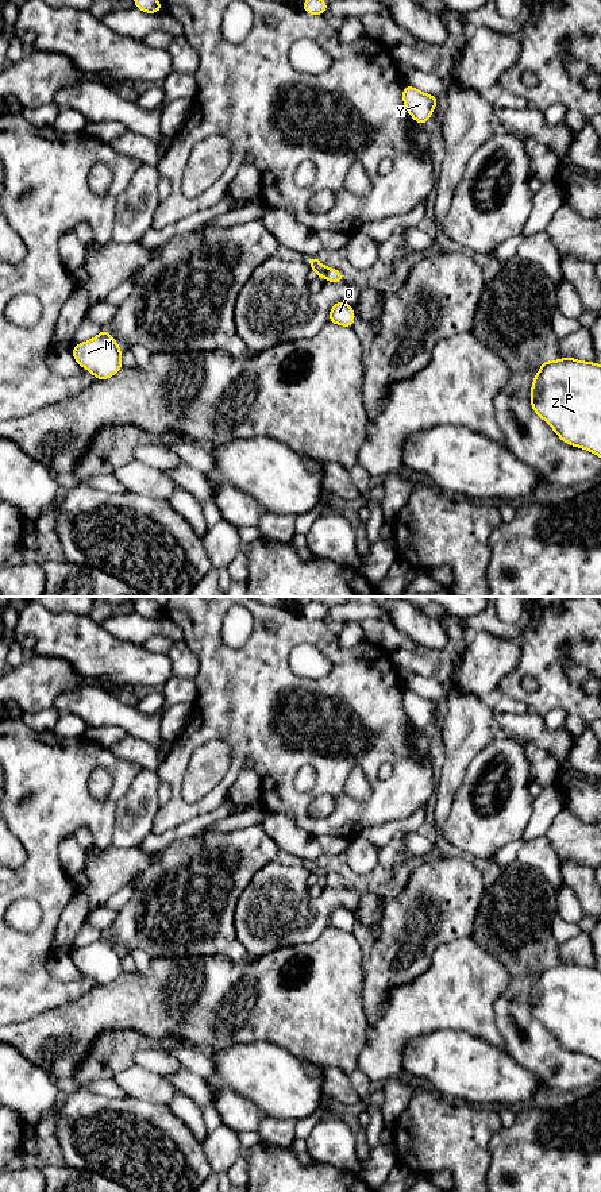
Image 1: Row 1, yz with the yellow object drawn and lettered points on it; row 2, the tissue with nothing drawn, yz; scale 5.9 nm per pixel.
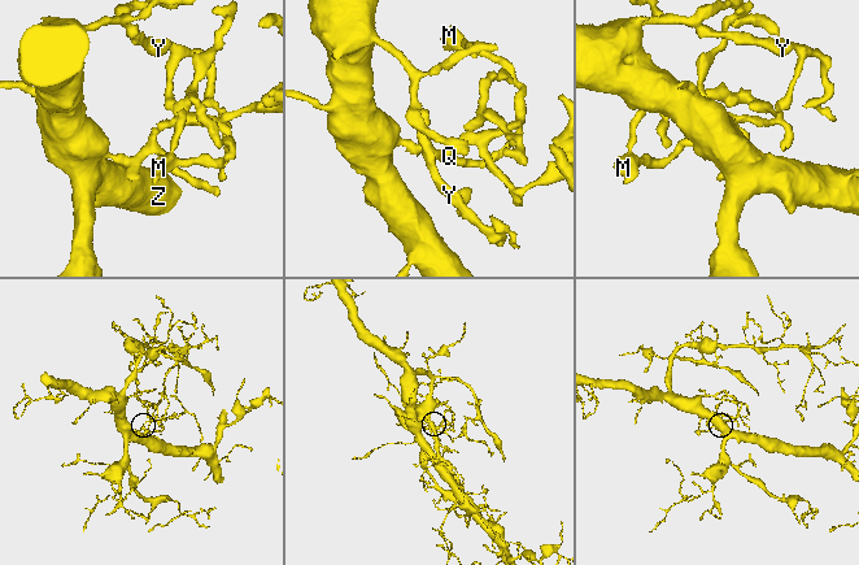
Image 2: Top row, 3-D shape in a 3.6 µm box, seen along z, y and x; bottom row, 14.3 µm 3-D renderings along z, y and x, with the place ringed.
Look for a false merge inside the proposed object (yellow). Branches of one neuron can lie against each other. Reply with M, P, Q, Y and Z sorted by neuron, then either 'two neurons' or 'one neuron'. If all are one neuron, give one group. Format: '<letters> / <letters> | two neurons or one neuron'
M P Q Y Z | one neuron

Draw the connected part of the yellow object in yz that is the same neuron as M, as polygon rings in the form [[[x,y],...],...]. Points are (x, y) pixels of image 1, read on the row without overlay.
[[[104,933],[93,944],[78,948],[70,953],[74,965],[85,975],[95,979],[95,985],[113,981],[123,972],[122,953]]]

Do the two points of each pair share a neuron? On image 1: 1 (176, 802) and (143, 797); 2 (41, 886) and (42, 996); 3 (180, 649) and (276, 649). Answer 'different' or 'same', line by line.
1: different
2: same
3: different

